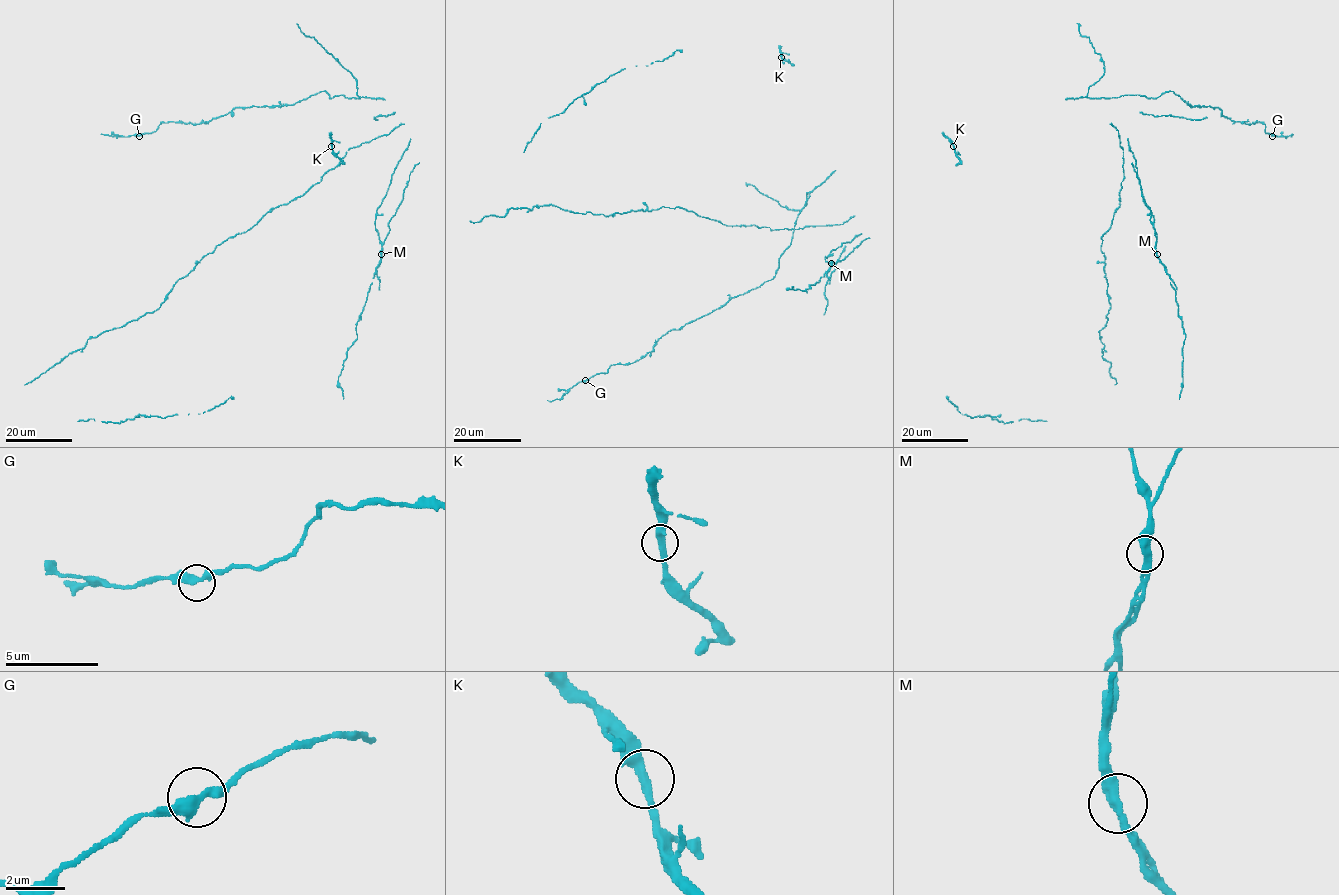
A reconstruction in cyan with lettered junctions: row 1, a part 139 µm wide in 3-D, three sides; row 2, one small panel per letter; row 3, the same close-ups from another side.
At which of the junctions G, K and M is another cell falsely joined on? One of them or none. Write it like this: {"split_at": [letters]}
{"split_at": []}

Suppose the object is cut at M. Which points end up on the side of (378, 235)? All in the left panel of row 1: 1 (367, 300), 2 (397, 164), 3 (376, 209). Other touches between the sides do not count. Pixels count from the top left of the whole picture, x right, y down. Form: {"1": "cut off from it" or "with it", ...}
{"1": "with it", "2": "with it", "3": "with it"}

